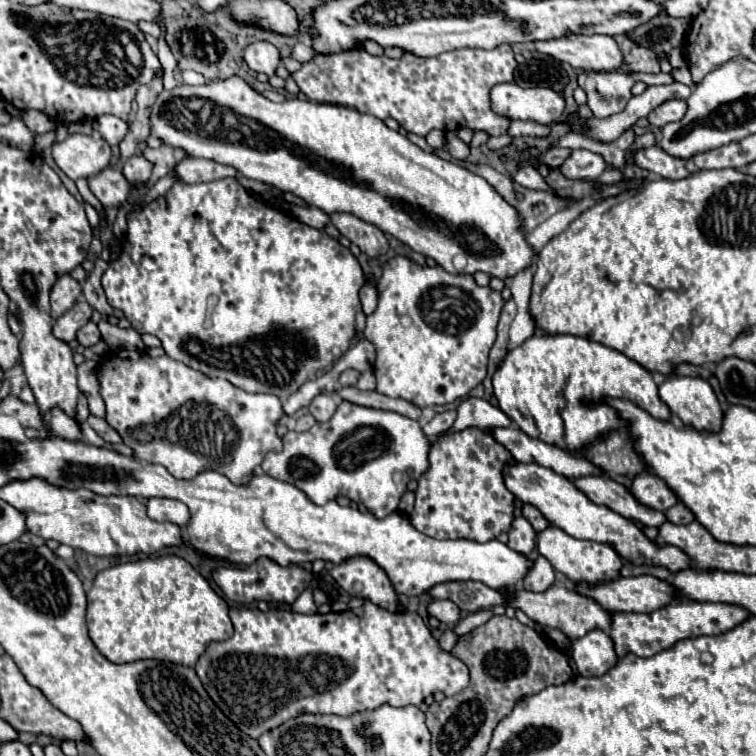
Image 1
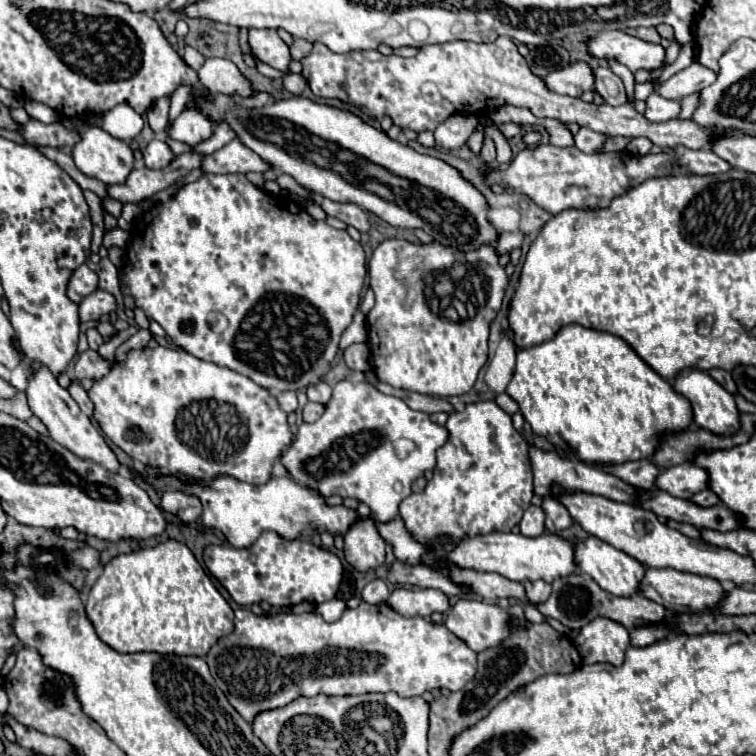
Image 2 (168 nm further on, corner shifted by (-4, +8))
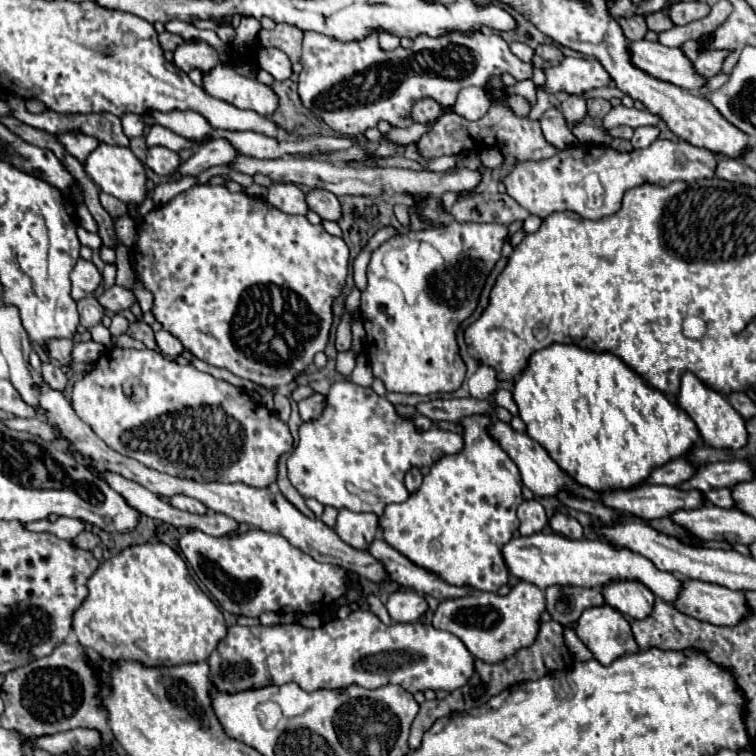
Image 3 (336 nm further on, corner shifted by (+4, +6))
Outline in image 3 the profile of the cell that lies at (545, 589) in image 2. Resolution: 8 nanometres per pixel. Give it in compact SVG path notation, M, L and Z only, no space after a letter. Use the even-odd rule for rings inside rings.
M520 582L506 596L494 592L474 592L474 594L478 596L442 600L434 612L432 626L436 630L444 630L458 636L472 652L472 656L488 664L502 662L520 648L528 648L536 640L540 614L546 610L544 592L538 586L530 582Z

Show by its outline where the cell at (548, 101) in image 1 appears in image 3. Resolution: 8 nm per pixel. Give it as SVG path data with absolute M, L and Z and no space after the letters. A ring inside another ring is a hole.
M564 58L562 64L546 70L546 92L582 94L610 84L608 72L594 58Z

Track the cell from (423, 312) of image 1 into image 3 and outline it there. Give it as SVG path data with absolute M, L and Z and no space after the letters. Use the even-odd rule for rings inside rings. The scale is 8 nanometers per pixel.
M446 222L426 230L410 230L404 236L390 238L374 250L368 264L368 286L362 292L360 312L366 330L366 352L374 376L386 384L388 392L434 394L460 388L466 366L458 354L456 328L466 320L476 304L486 276L500 258L502 244L508 240L508 228L502 224Z

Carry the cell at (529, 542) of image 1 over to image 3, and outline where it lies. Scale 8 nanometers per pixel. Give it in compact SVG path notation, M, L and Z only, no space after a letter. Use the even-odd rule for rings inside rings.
M524 500L518 506L518 520L520 520L520 534L532 536L536 532L542 532L548 524L548 516L544 512L544 506L538 500Z

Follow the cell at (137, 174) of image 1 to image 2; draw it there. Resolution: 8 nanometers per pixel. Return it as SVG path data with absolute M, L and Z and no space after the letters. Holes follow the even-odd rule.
M152 140L152 142L142 150L142 156L144 156L146 166L152 168L152 170L162 170L162 168L166 168L166 166L174 160L174 154L170 152L168 144L162 142L162 140Z

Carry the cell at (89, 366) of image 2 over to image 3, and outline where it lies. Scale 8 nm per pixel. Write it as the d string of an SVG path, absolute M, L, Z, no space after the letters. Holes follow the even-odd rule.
M50 340L50 344L46 344L46 356L52 360L58 360L62 364L70 362L70 352L72 352L72 340Z

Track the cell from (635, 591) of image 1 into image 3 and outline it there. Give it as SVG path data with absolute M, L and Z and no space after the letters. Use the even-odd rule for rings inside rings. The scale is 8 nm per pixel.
M686 580L674 608L686 616L710 624L734 626L740 624L746 614L750 614L750 608L746 608L746 600L742 600L742 596L744 592L730 590L720 584Z

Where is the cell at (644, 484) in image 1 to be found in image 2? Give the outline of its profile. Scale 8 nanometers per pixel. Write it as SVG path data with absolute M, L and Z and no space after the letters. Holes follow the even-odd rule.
M686 462L672 468L666 468L656 478L656 488L664 490L676 498L692 498L696 492L704 490L708 484L706 470Z

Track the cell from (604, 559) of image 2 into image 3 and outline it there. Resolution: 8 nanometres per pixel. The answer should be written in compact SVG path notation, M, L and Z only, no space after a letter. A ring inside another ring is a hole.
M632 580L610 582L604 586L602 594L610 606L614 606L616 610L634 620L644 620L646 616L650 616L654 608L654 594L640 582Z

